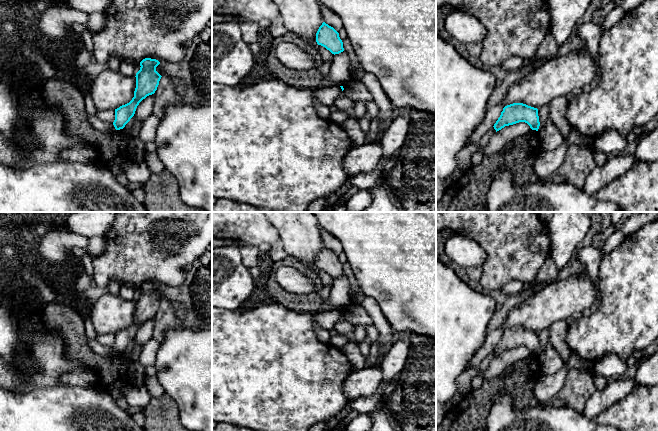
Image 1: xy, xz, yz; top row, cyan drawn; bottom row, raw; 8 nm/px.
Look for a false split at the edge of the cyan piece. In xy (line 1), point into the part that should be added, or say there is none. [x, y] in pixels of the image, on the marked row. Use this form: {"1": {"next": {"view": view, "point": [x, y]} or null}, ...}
{"1": {"next": null}}

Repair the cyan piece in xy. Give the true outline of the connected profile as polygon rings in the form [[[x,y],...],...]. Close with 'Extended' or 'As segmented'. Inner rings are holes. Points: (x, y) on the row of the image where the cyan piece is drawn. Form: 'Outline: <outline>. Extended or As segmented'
Outline: [[[145,58],[140,62],[140,70],[136,73],[136,88],[132,100],[115,109],[113,125],[116,130],[123,129],[134,116],[139,103],[157,90],[161,75],[156,71],[160,62],[156,59]]]. As segmented

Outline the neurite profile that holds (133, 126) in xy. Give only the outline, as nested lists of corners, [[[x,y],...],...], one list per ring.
[[[133,116],[123,129],[128,132],[131,137],[137,137],[141,126],[142,122],[138,121],[135,116]]]

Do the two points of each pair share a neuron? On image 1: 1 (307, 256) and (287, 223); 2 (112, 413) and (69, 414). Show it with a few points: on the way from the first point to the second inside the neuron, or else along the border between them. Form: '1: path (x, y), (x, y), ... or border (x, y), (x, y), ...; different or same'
1: path (305, 248), (304, 242), (295, 231); same
2: path (101, 414), (80, 414); same

